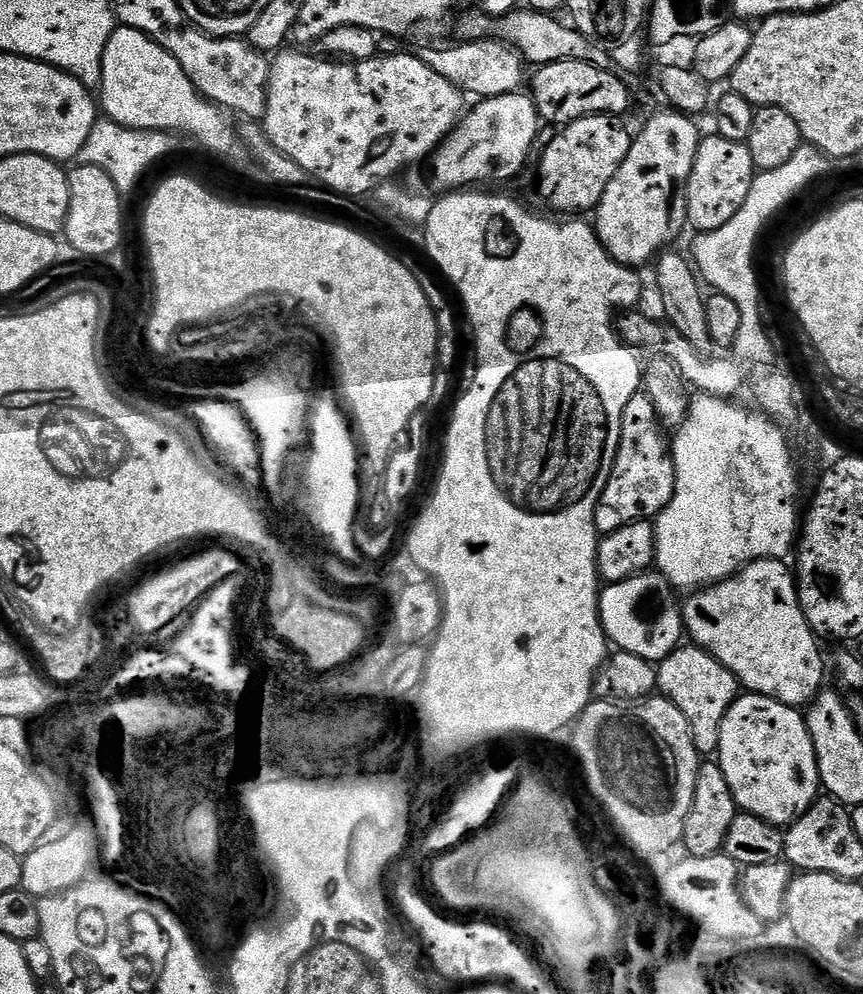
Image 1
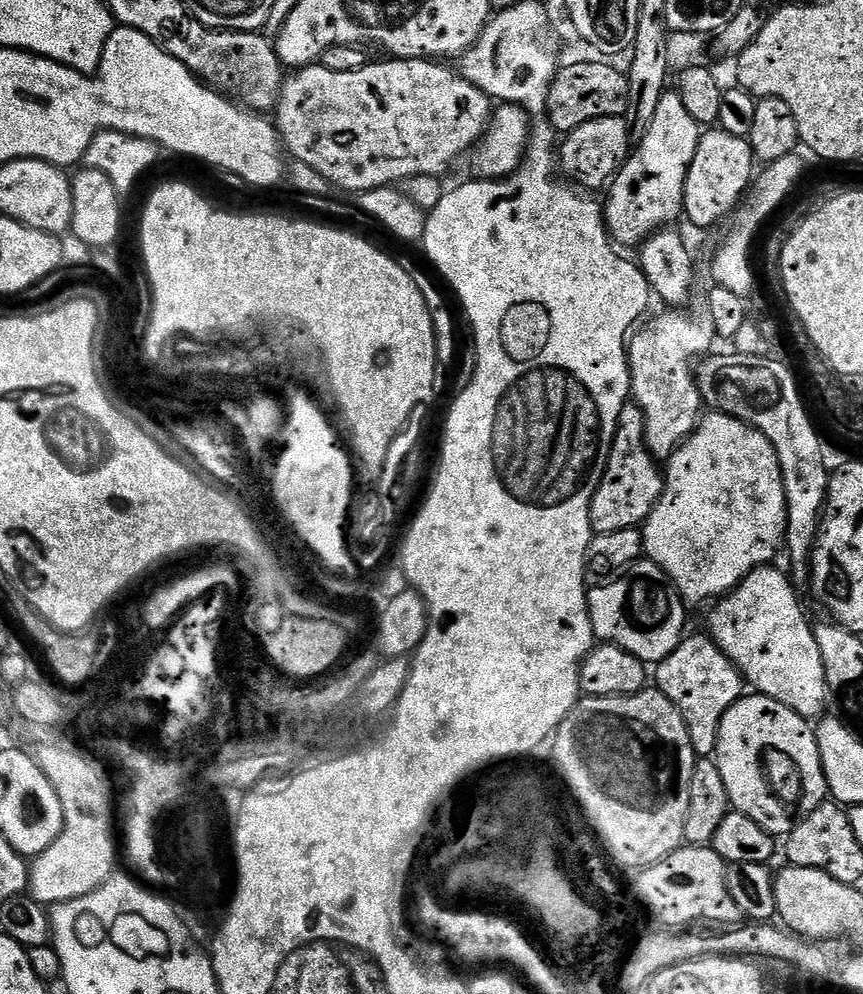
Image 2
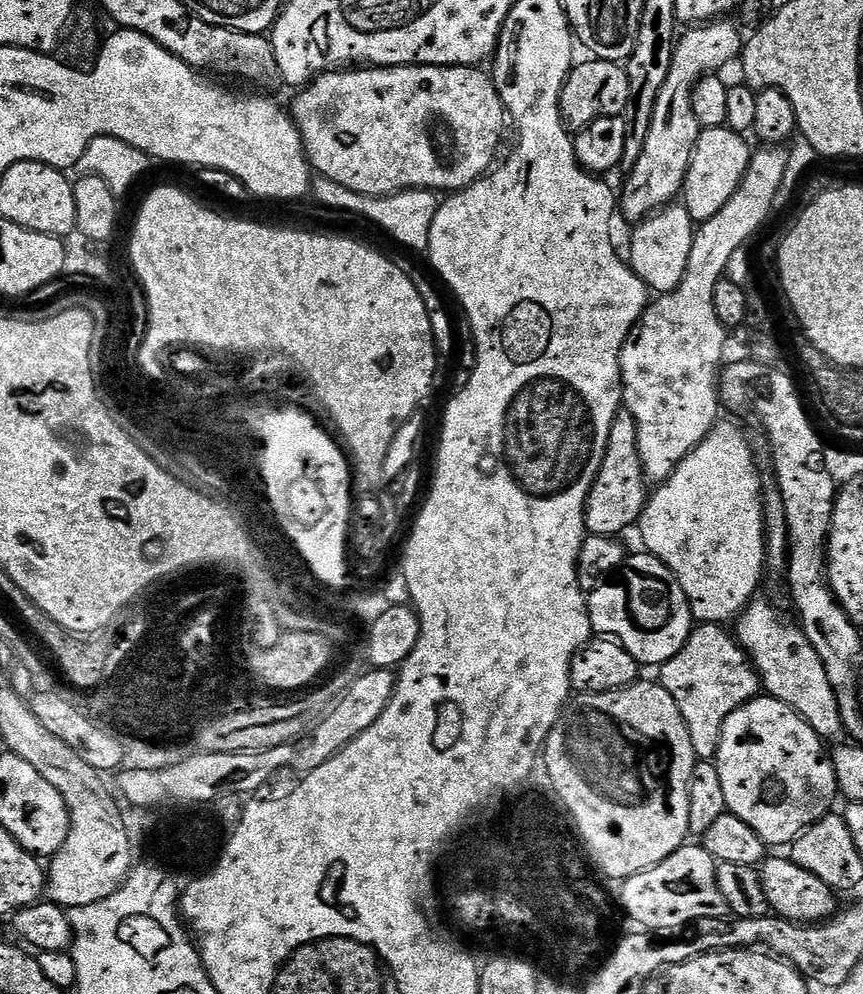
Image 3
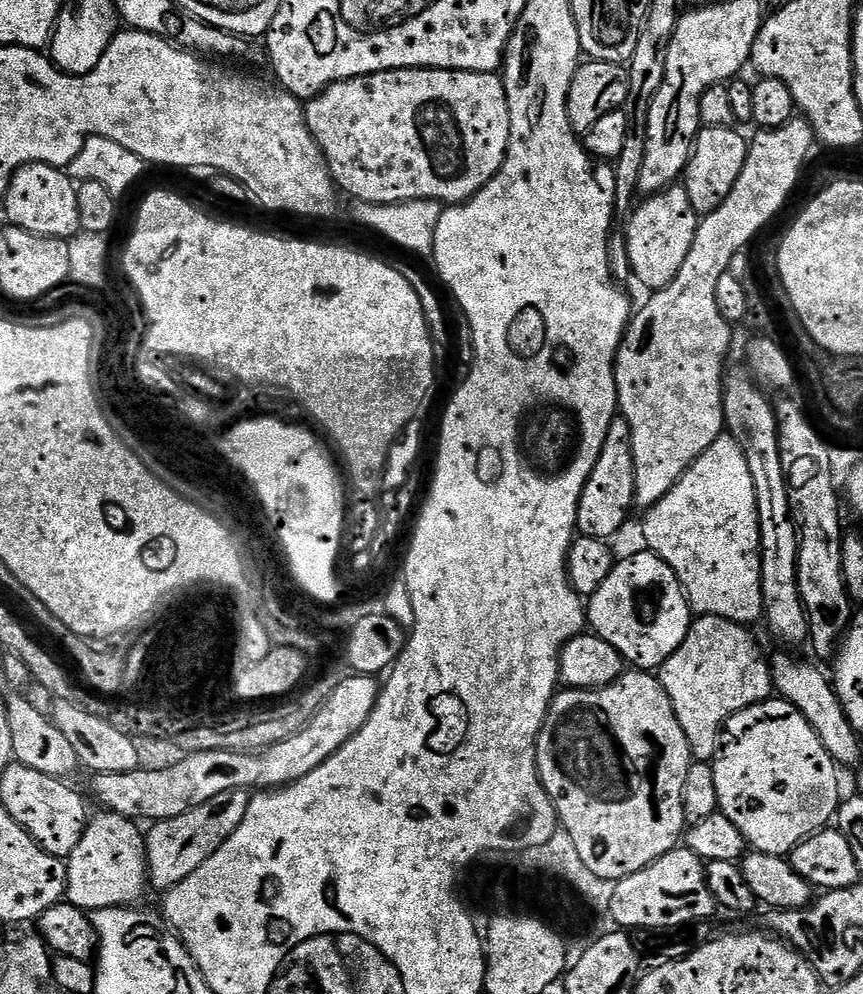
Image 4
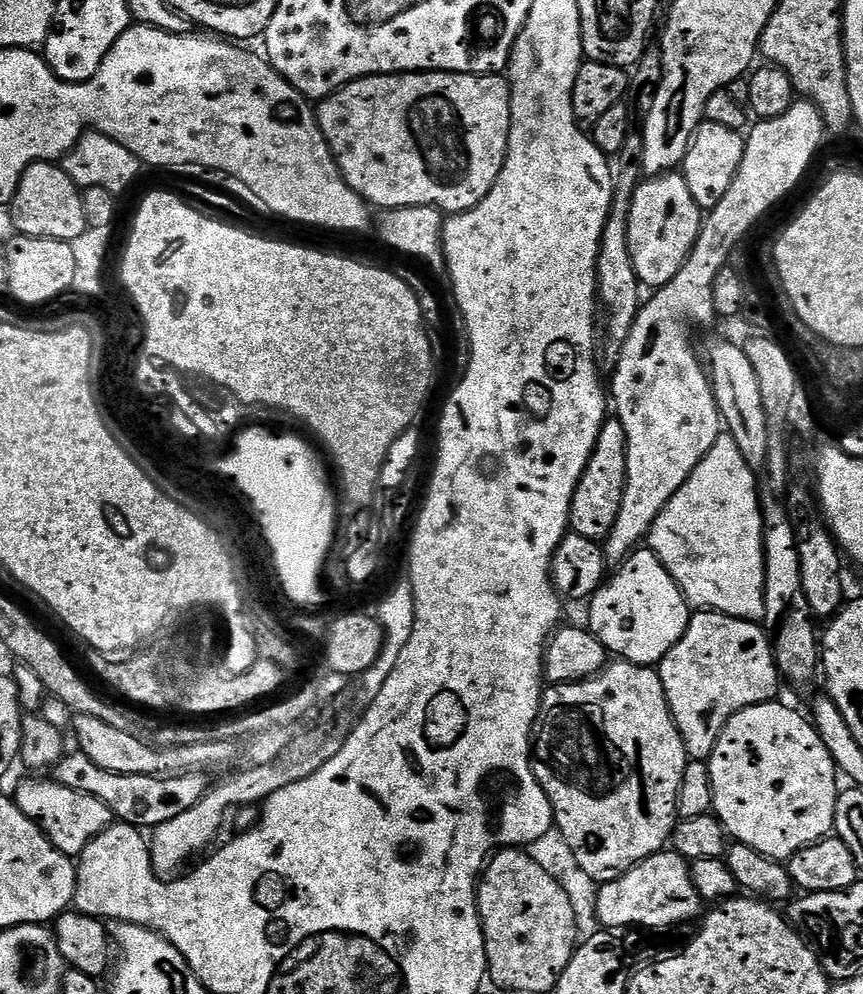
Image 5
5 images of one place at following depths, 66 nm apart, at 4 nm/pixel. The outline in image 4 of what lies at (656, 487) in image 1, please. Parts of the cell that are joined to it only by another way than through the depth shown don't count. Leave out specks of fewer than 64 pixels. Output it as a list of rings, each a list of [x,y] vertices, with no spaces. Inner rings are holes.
[[[617,414],[610,422],[610,430],[606,430],[602,454],[598,454],[598,462],[594,470],[590,470],[590,478],[578,502],[576,526],[579,535],[593,536],[605,542],[611,541],[611,536],[627,522],[628,511],[633,511],[635,503],[634,454],[630,442],[630,426],[624,416]]]

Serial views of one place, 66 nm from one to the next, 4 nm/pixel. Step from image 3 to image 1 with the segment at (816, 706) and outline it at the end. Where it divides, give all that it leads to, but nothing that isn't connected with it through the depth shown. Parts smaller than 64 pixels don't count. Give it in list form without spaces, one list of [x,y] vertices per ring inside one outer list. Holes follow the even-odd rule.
[[[755,560],[752,564],[745,564],[739,572],[734,573],[730,578],[726,578],[720,584],[711,584],[708,588],[701,588],[693,591],[688,601],[683,601],[683,627],[686,629],[687,635],[692,635],[691,643],[698,648],[705,648],[706,651],[714,658],[718,658],[718,662],[722,662],[722,666],[726,666],[726,670],[730,670],[730,674],[736,676],[736,680],[740,683],[741,689],[747,690],[749,693],[765,696],[766,698],[774,698],[778,702],[782,702],[786,706],[797,710],[803,709],[812,703],[820,691],[825,687],[824,684],[824,668],[826,672],[826,656],[820,653],[821,641],[815,632],[806,622],[804,611],[800,605],[800,599],[796,593],[796,581],[793,573],[790,571],[789,565],[784,560]]]

